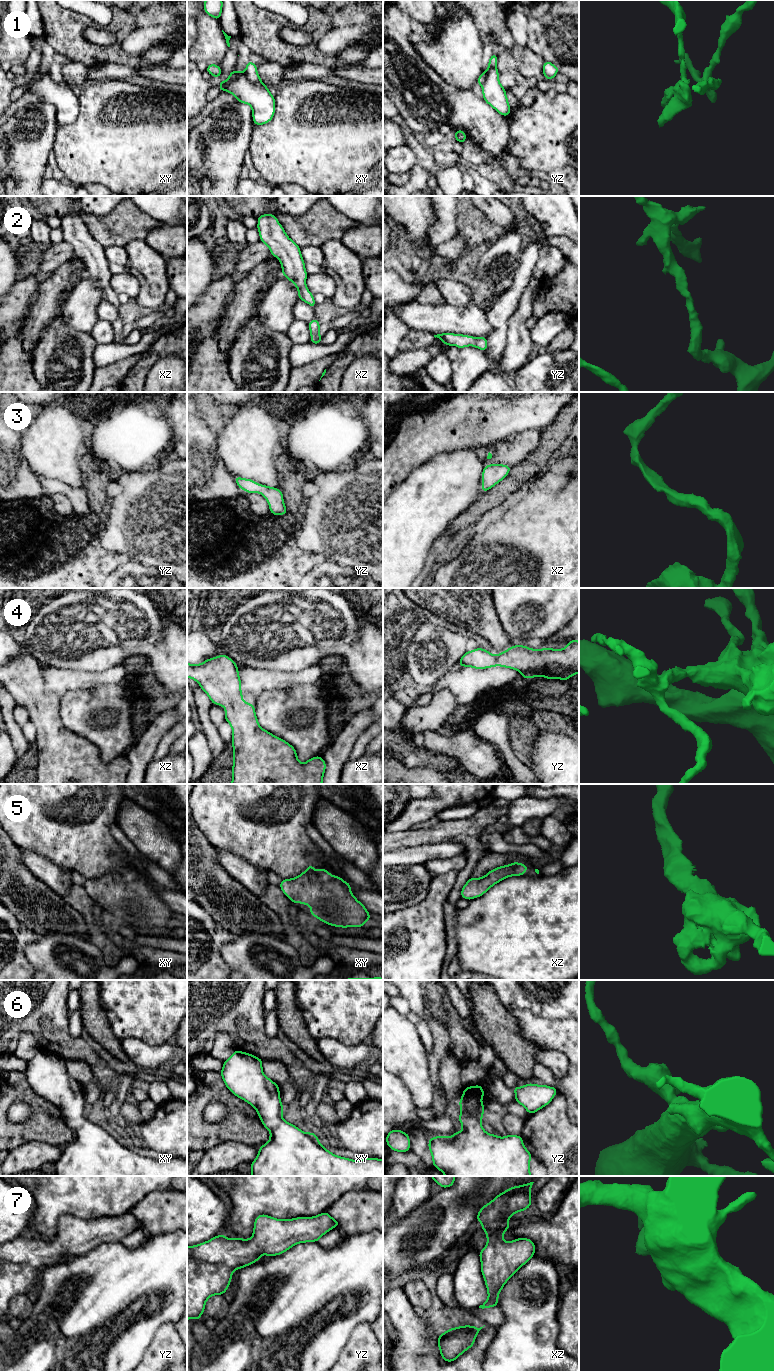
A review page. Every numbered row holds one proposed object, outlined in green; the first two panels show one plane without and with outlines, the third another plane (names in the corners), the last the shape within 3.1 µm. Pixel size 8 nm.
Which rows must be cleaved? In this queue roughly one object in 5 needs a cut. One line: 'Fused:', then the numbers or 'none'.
Fused: 1

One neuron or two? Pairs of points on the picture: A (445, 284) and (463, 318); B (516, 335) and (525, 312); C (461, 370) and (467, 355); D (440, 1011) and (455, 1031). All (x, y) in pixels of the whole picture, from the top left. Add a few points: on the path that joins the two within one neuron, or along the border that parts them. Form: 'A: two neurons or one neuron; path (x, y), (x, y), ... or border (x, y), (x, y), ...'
A: two neurons; border (444, 301), (456, 306), (466, 306), (471, 303)
B: one neuron; path (518, 329), (519, 318)
C: one neuron; path (465, 366), (467, 359)
D: one neuron; path (445, 1016), (454, 1026)

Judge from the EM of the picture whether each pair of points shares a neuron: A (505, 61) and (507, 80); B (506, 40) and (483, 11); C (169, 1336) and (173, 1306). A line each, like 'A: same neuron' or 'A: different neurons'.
A: same neuron
B: same neuron
C: different neurons

